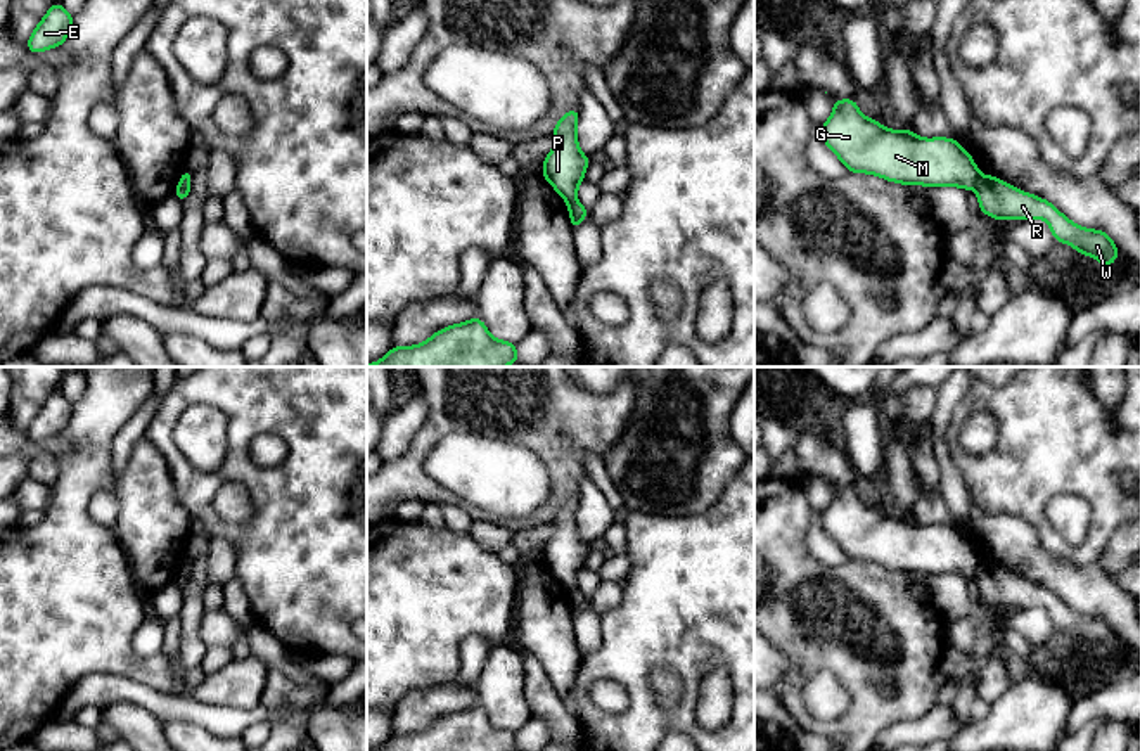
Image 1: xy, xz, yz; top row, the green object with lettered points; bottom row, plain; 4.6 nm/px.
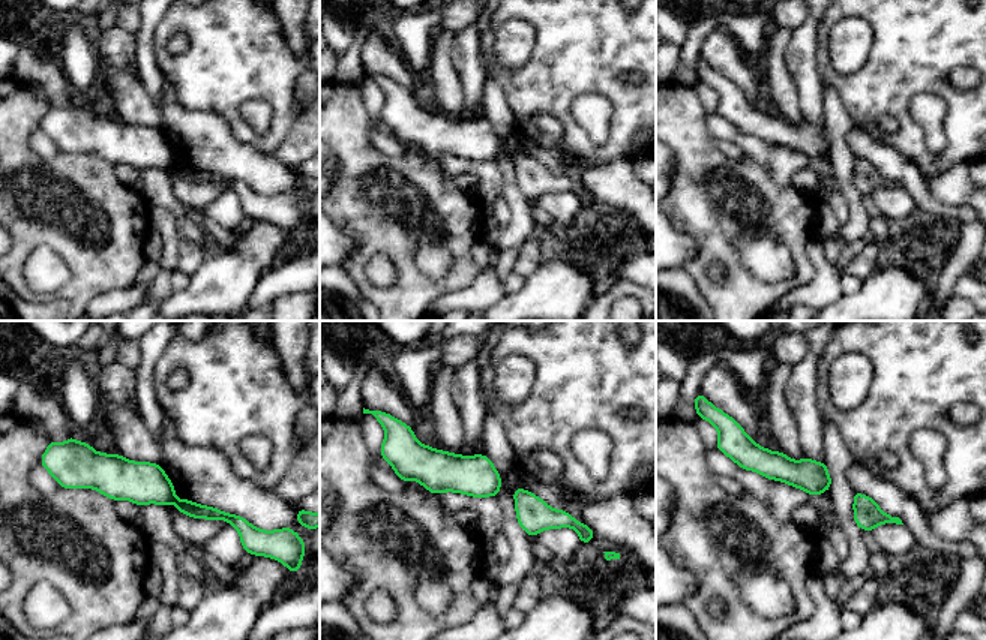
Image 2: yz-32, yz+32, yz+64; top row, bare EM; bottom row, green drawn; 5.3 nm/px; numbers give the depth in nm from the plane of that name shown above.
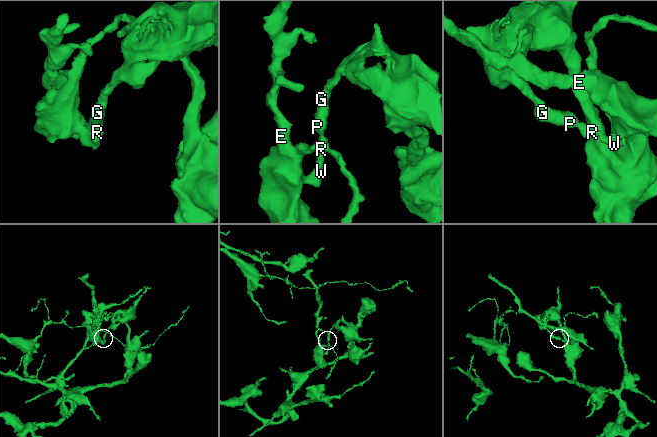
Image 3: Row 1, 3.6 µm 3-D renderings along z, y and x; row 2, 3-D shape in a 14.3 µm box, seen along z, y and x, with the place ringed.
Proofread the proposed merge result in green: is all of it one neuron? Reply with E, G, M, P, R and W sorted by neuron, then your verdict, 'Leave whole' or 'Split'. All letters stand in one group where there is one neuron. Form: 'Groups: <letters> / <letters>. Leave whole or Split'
Groups: E R W / G M P. Split

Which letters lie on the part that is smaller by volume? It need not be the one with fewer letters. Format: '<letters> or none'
E, R, W

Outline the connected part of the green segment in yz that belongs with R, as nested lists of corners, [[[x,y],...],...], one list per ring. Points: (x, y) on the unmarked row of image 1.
[[[989,562],[976,568],[976,583],[984,602],[995,607],[1045,607],[1057,630],[1073,633],[1078,640],[1109,654],[1118,647],[1118,635],[1104,618],[1092,618],[1073,611],[1052,590],[1022,580]]]

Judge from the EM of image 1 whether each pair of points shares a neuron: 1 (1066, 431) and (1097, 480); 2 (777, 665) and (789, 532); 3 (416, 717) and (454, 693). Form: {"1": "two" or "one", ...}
{"1": "one", "2": "two", "3": "one"}

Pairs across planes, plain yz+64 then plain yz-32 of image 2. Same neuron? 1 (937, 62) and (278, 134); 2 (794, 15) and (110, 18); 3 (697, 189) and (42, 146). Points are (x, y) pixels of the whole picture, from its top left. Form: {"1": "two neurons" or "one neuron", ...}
{"1": "one neuron", "2": "two neurons", "3": "two neurons"}

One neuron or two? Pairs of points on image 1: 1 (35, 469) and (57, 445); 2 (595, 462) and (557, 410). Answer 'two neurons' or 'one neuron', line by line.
1: two neurons
2: two neurons

